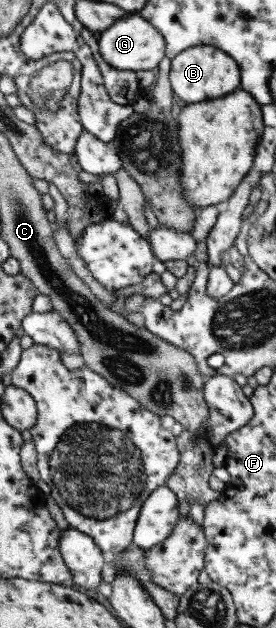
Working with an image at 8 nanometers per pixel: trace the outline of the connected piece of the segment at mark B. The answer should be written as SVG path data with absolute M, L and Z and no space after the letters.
M209 45L184 49L170 60L168 74L171 91L186 104L212 100L235 90L240 85L237 63L227 53Z

